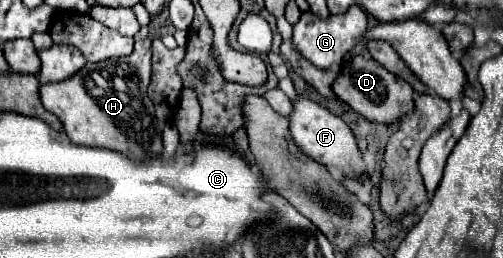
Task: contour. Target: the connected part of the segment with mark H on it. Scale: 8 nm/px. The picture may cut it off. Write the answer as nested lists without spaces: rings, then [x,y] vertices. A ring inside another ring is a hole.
[[[150,38],[136,40],[134,52],[120,58],[86,64],[62,82],[40,84],[40,102],[54,112],[74,144],[120,150],[132,158],[162,154],[162,128],[154,116],[146,88],[152,74]]]

